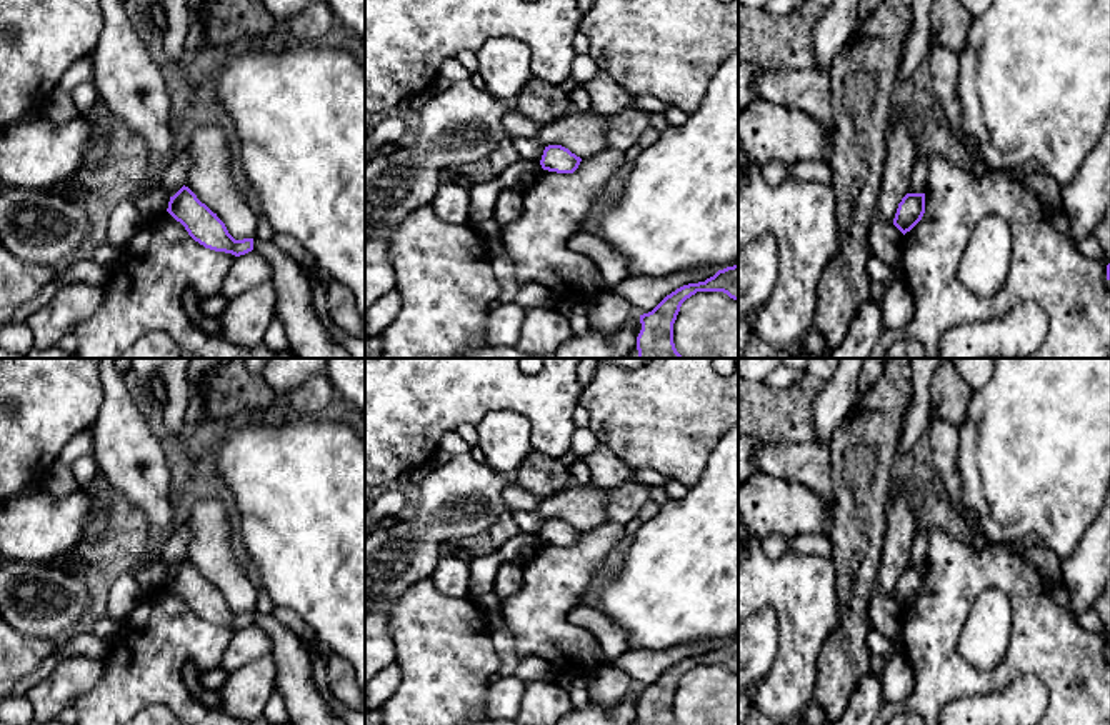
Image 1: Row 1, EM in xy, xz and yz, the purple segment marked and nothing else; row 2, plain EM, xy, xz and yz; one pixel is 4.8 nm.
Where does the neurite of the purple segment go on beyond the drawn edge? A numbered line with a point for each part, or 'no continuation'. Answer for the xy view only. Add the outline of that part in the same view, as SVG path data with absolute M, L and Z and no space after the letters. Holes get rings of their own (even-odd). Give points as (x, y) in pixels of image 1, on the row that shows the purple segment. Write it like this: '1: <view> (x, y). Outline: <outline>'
no continuation

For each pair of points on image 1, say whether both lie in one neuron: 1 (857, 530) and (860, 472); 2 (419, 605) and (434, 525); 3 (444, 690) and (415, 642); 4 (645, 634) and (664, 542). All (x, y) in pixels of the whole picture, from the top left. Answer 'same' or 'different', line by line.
1: same
2: different
3: same
4: same

